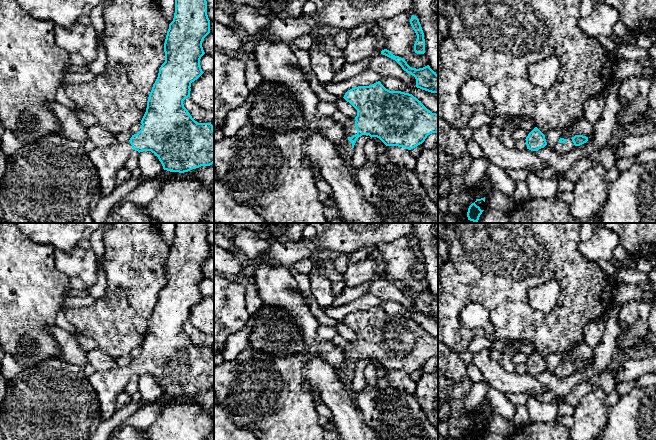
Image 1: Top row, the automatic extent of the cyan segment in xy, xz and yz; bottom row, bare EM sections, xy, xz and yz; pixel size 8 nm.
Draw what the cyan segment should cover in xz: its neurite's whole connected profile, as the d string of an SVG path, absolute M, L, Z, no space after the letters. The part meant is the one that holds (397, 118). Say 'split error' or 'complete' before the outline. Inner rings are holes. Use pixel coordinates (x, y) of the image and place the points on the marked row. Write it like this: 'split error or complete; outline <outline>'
split error; outline M380 81L369 86L354 87L348 90L343 98L357 110L357 116L355 118L349 118L347 125L340 124L344 130L345 137L340 144L335 145L339 156L345 162L350 162L356 140L362 135L369 135L371 138L377 137L386 146L398 146L411 150L422 144L428 135L438 133L438 114L428 110L412 94L401 91L390 91Z

